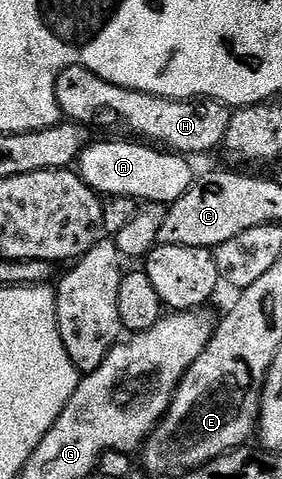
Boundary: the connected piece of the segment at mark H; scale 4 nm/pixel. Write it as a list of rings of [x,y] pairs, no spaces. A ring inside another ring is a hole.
[[[67,67],[58,73],[54,93],[58,97],[61,116],[67,122],[78,123],[81,127],[108,131],[111,127],[121,127],[129,131],[129,136],[140,141],[147,141],[152,145],[159,145],[177,155],[193,157],[192,155],[204,155],[207,151],[219,148],[226,137],[226,129],[230,129],[232,111],[225,103],[216,99],[163,99],[150,93],[142,93],[134,89],[126,89],[122,85],[114,85],[85,67]]]

